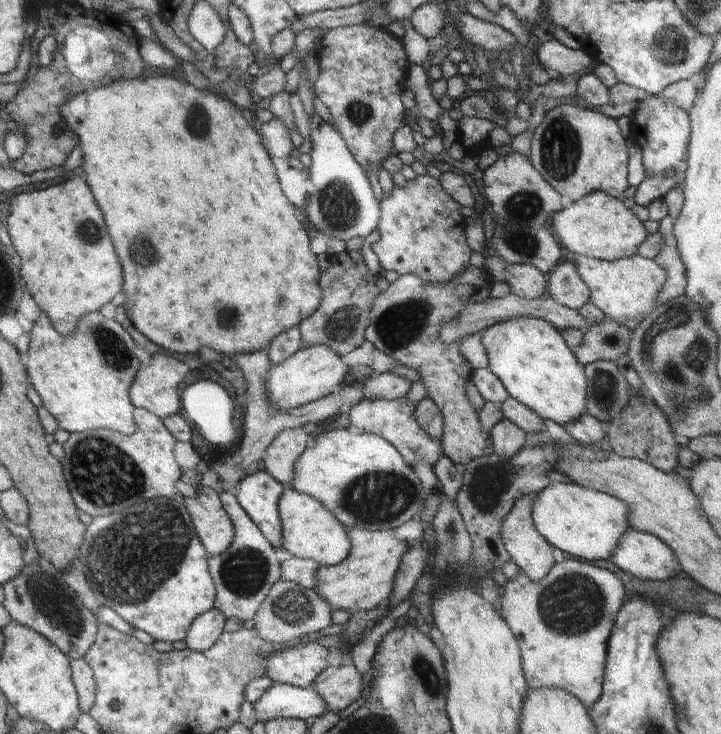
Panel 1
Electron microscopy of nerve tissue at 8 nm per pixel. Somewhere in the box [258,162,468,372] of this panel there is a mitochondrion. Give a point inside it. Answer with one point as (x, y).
(398, 326)

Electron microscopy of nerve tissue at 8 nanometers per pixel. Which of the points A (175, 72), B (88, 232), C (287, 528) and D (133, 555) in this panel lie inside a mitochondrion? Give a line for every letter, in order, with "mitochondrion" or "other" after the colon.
A: other
B: mitochondrion
C: other
D: mitochondrion

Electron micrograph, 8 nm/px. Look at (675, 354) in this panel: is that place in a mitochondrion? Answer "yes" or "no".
yes

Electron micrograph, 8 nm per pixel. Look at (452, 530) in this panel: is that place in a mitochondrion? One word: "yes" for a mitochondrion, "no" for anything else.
yes

